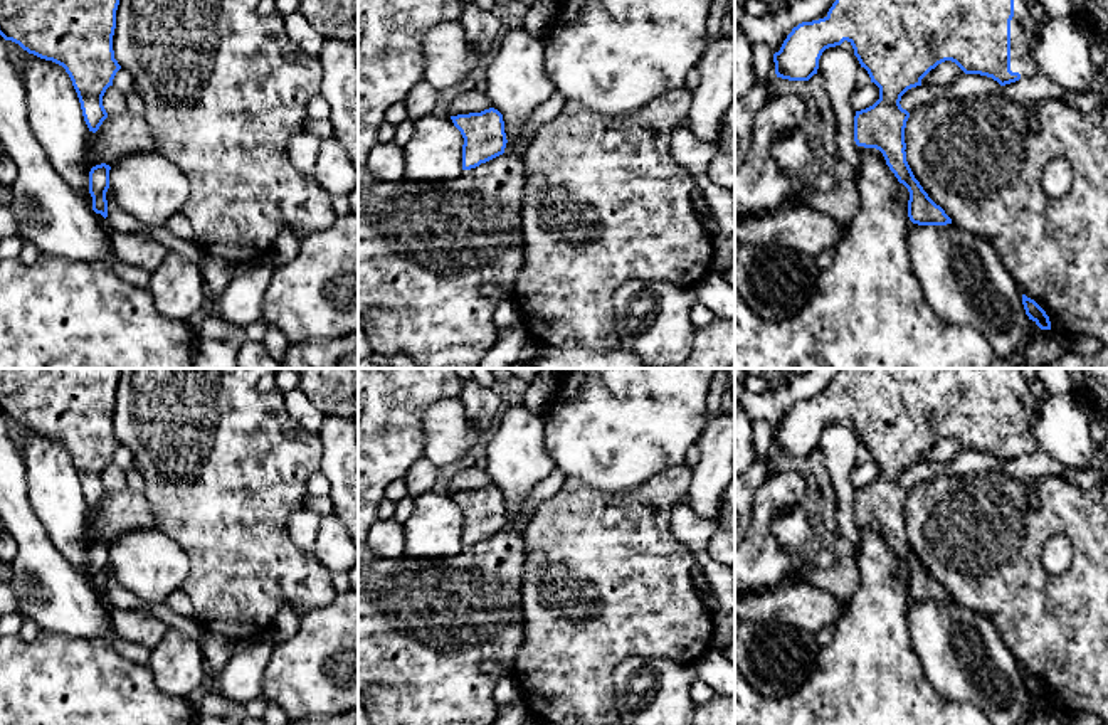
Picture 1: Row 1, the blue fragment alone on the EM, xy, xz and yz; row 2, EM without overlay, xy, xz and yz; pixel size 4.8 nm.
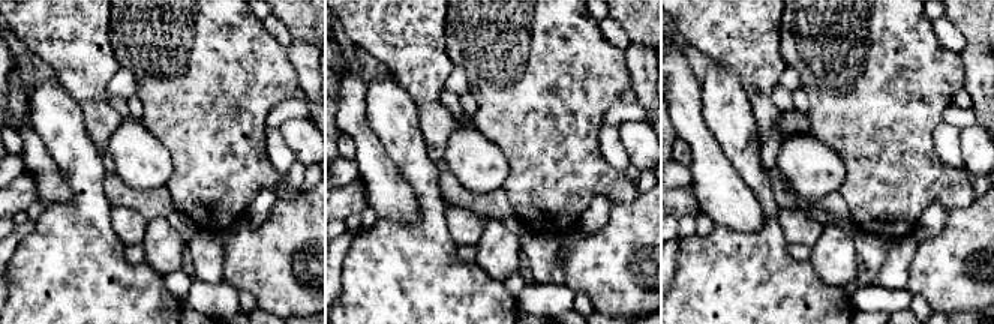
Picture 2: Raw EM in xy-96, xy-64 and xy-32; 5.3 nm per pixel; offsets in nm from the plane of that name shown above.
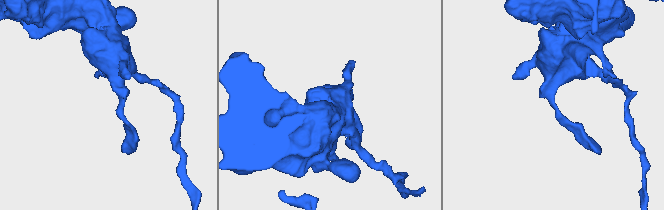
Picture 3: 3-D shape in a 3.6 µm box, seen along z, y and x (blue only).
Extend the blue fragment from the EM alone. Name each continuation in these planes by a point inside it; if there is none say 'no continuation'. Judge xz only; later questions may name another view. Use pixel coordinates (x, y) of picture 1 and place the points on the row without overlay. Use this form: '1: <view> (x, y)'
no continuation

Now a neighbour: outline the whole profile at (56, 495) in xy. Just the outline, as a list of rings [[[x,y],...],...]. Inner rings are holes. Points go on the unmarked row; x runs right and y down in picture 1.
[[[29,432],[22,451],[29,503],[52,545],[92,584],[87,542],[89,505],[77,469],[62,442]]]

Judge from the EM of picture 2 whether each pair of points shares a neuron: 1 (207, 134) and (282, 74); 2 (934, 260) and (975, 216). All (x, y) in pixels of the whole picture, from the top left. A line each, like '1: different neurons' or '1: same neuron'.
1: same neuron
2: same neuron

